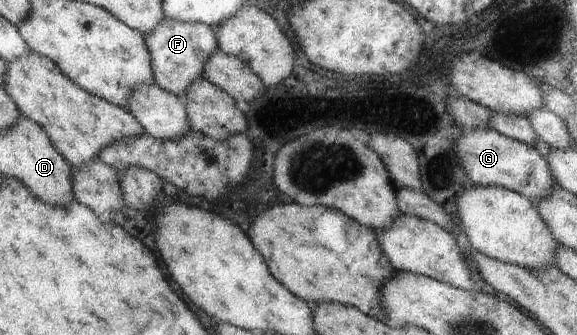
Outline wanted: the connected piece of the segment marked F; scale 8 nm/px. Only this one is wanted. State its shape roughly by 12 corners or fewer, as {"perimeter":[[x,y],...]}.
{"perimeter":[[203,23],[143,33],[154,81],[183,98],[220,48]]}

